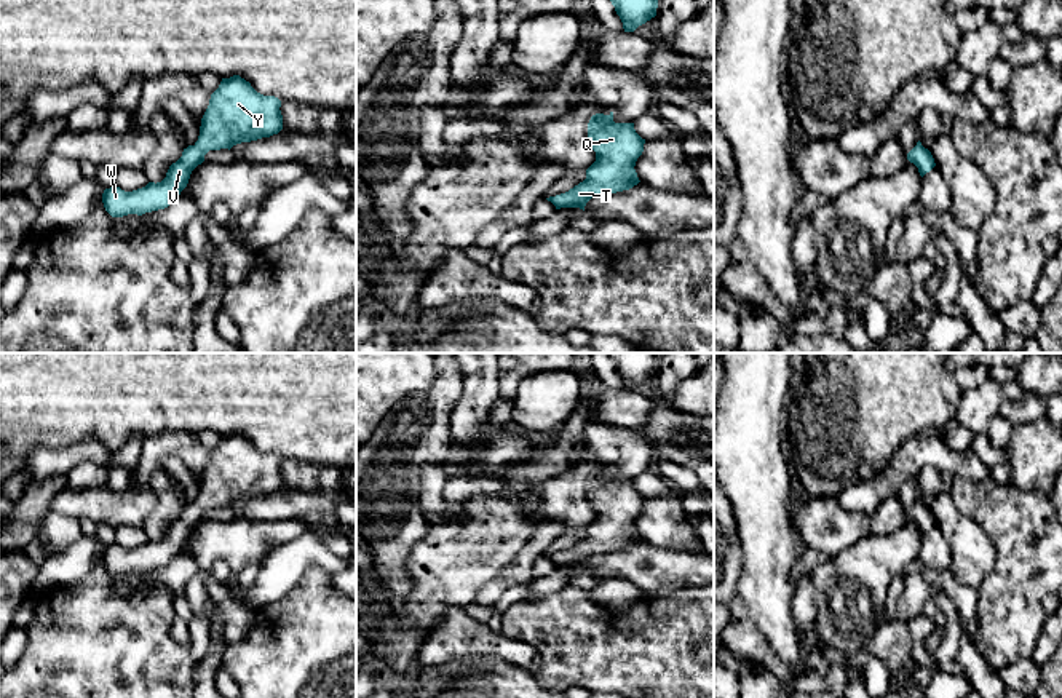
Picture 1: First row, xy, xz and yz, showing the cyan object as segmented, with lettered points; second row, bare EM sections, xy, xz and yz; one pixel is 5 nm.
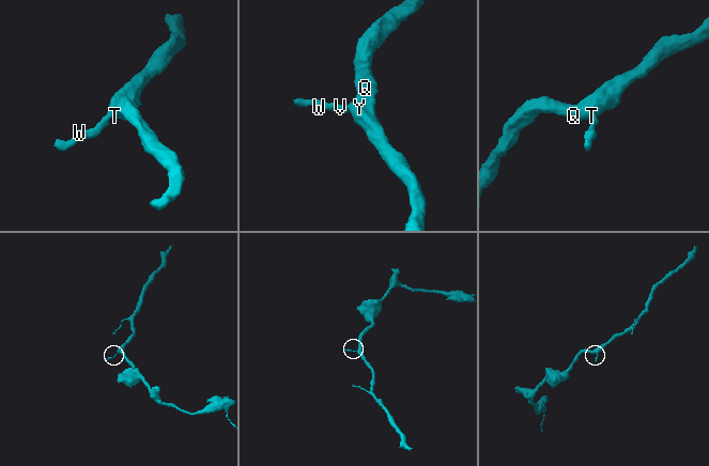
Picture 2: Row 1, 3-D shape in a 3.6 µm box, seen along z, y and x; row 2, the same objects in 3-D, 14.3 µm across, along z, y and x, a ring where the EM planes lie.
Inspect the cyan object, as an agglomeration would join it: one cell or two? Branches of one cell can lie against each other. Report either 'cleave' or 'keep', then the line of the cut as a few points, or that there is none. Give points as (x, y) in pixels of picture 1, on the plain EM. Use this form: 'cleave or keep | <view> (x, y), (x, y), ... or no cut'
keep | no cut

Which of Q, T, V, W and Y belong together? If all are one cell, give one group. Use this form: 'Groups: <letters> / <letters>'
Groups: Q T V W Y

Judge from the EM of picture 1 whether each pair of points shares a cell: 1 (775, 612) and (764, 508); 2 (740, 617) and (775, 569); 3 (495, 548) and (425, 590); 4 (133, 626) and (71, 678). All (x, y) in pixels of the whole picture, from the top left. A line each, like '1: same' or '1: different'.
1: same
2: different
3: same
4: same

